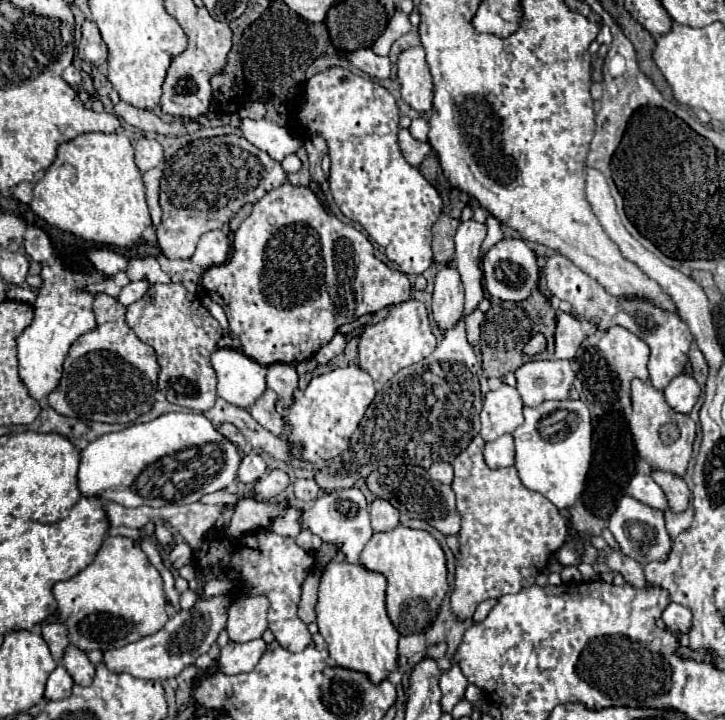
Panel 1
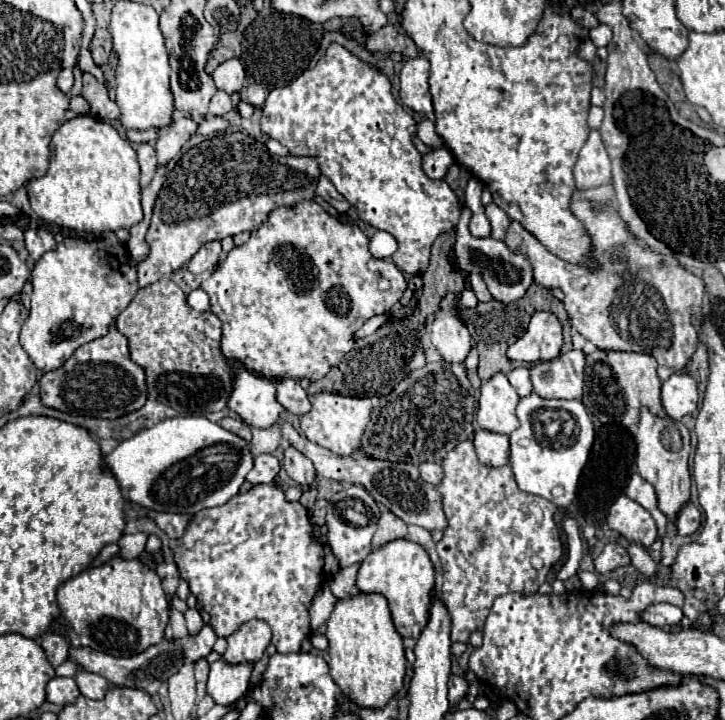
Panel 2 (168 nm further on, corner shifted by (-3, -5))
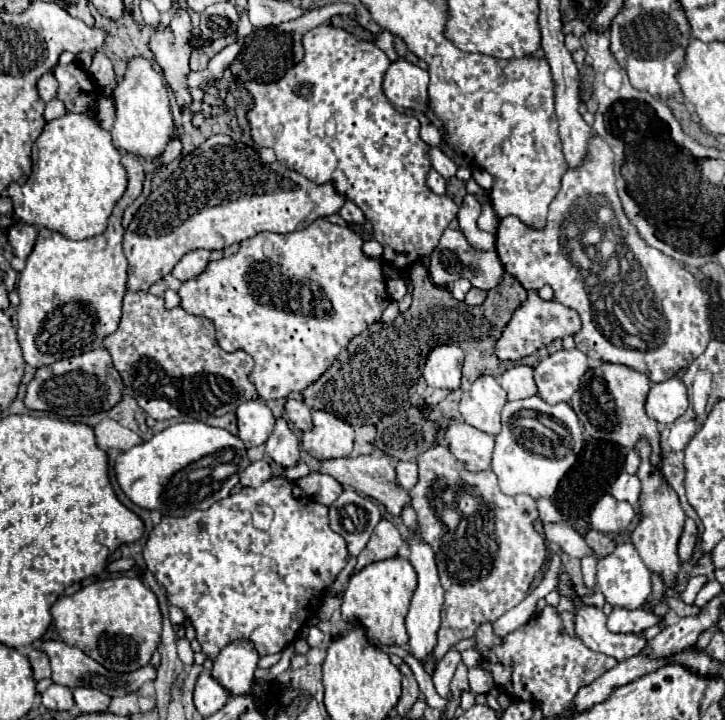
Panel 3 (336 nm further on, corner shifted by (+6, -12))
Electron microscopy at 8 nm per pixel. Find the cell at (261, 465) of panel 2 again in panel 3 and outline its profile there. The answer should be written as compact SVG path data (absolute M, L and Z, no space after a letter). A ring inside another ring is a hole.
M260 460L260 462L252 462L242 474L240 474L240 484L242 486L250 486L250 488L258 488L262 482L266 482L272 476L272 470L268 466L268 462Z

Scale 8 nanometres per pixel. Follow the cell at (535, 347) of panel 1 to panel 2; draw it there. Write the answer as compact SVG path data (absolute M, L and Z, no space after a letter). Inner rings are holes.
M549 311L533 313L523 337L519 337L509 349L507 357L511 361L549 361L559 355L561 349L561 321Z

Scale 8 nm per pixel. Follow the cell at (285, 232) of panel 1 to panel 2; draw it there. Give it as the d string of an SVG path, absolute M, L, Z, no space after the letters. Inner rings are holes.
M315 201L275 209L269 219L251 233L251 239L229 251L217 269L201 283L201 289L211 301L209 311L223 323L223 355L231 363L261 373L271 381L317 381L325 377L325 373L353 349L355 331L373 315L389 311L407 289L403 273L391 261L375 259L367 245L369 239L357 225L337 221ZM379 279L387 279L389 287L379 289Z

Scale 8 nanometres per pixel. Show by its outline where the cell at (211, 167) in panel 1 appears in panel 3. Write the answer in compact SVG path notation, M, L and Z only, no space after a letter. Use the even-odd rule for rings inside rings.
M216 134L216 136L210 136L202 146L198 146L196 150L192 150L188 156L184 156L178 164L178 168L172 172L172 176L168 180L164 180L156 190L152 190L152 194L148 196L148 200L138 208L138 214L134 216L132 224L126 228L124 232L124 254L128 258L128 290L148 290L154 282L162 280L166 274L172 272L172 268L180 262L180 258L184 254L188 254L190 250L198 250L198 248L206 248L206 250L224 250L226 246L234 244L234 242L242 242L246 238L252 238L254 234L258 232L280 232L280 234L286 234L286 232L294 232L294 230L302 230L306 228L310 222L314 222L316 218L324 218L324 216L330 216L334 212L340 210L340 206L344 204L344 198L338 196L332 188L332 184L326 184L326 186L316 186L312 184L306 176L298 174L296 170L290 170L290 168L284 168L280 162L272 162L272 164L264 164L258 156L258 152L242 142L234 142L230 136L224 136L224 134Z

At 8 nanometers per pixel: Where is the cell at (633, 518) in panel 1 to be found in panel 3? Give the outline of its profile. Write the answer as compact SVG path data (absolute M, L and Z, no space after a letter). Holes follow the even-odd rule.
M612 494L602 496L590 514L590 526L598 532L622 532L630 528L636 510L630 504L616 500Z

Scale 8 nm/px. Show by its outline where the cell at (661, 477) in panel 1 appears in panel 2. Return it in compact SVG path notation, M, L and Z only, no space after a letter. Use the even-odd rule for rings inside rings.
M687 505L681 513L679 513L679 519L677 519L677 533L681 537L687 537L687 535L693 535L701 525L701 513L697 511L695 505Z

